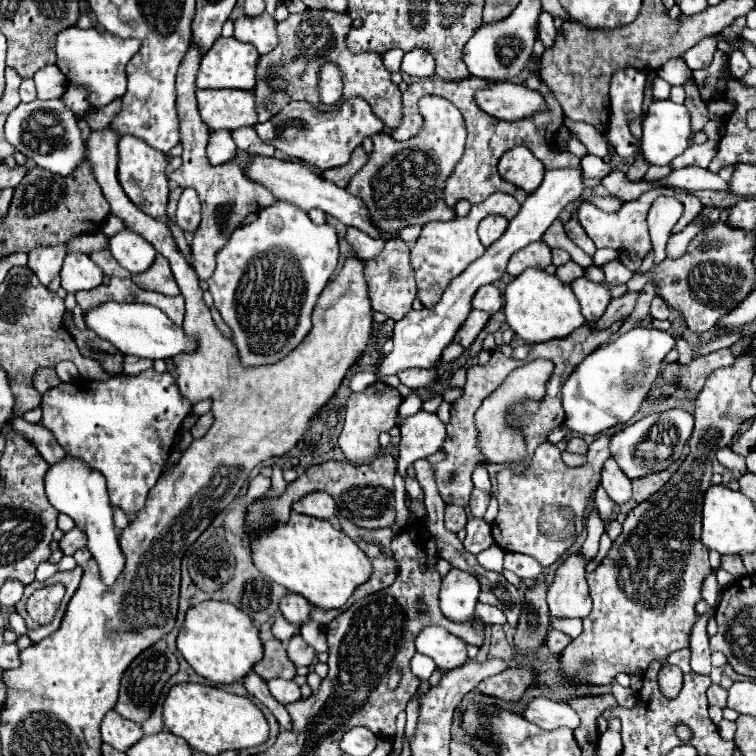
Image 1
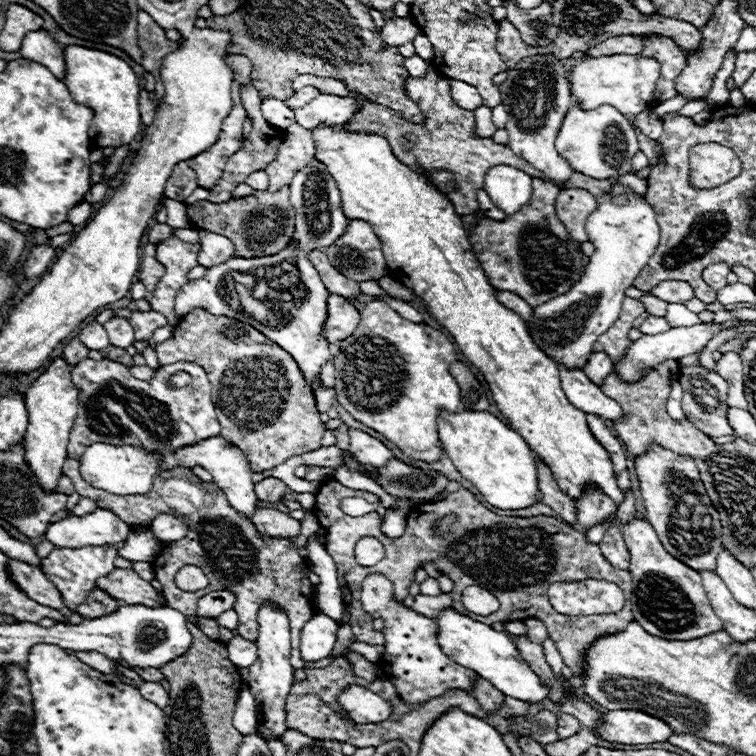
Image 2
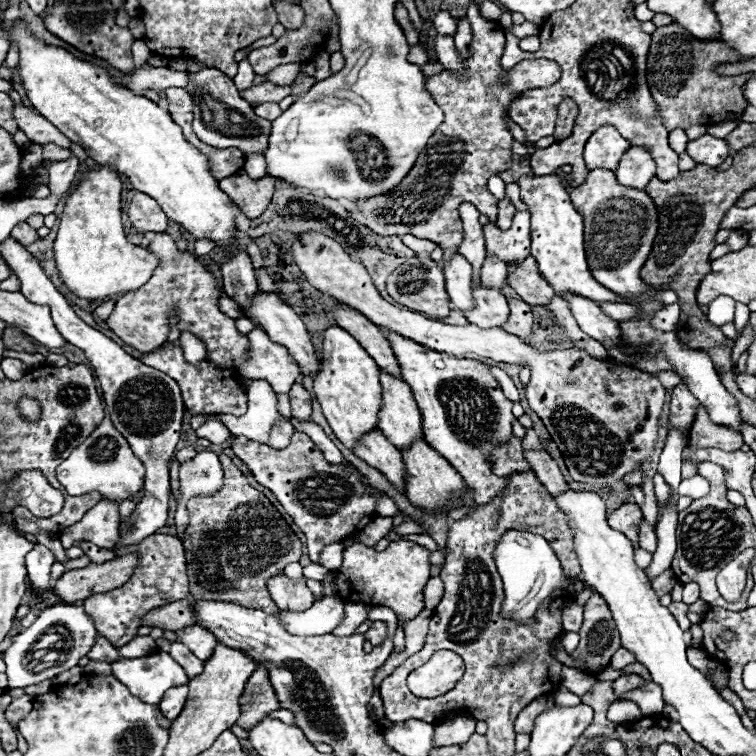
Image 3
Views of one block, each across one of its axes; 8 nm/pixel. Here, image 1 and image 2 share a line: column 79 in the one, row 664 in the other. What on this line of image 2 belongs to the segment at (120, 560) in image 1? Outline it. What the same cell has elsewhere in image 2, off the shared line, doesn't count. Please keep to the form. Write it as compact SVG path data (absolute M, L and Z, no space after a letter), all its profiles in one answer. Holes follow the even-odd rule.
M452 606L442 610L434 622L438 624L438 644L444 650L444 654L448 654L460 666L466 666L466 668L474 670L476 674L480 674L482 678L486 678L502 694L520 698L530 704L540 702L548 696L548 690L542 688L538 676L522 660L518 648L508 640L508 636L504 632L492 630L488 624L476 622L476 620L460 614Z

